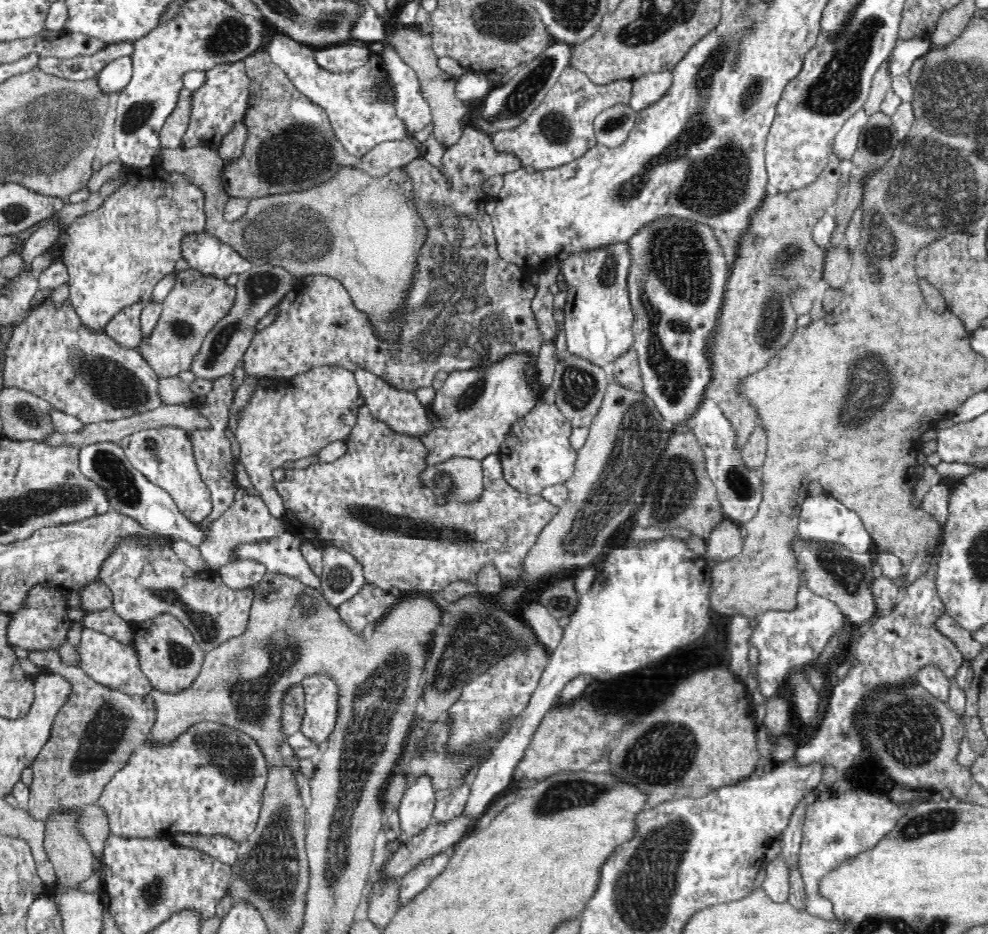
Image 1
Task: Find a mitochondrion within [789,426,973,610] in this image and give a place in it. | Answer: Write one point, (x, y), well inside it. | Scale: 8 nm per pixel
(845, 572)

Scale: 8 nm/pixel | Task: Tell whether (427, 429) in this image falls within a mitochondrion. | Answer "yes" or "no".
no

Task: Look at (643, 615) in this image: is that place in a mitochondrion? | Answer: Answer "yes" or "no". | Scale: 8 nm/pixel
no

